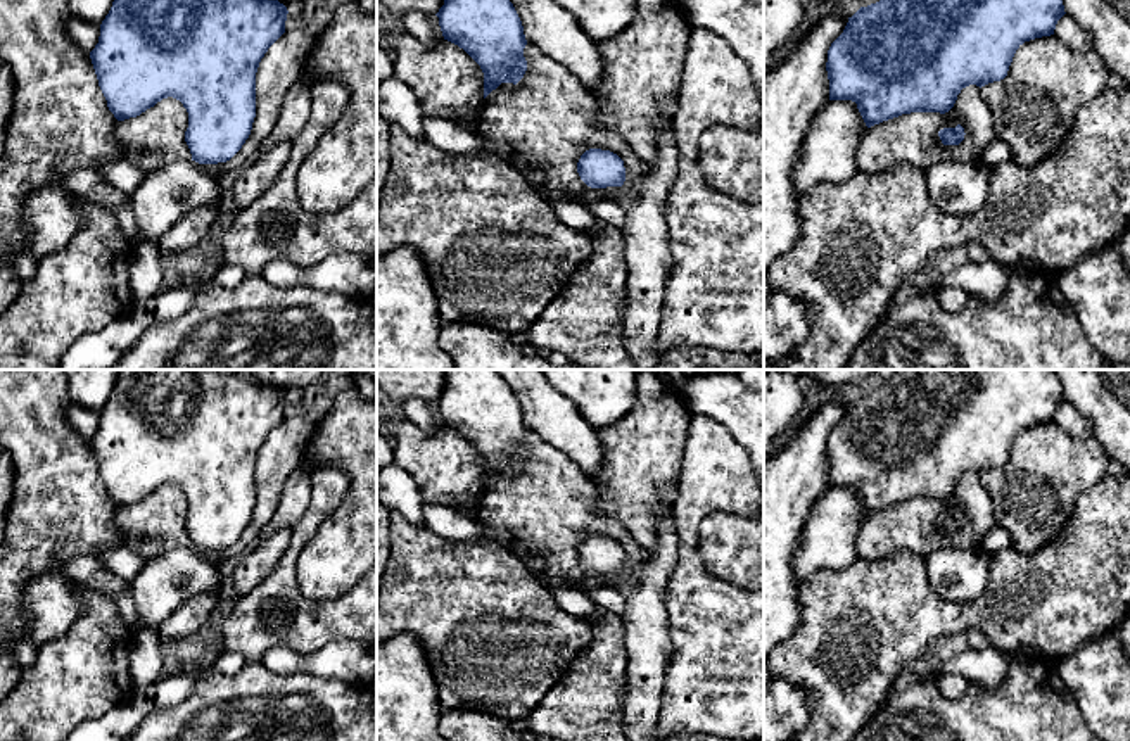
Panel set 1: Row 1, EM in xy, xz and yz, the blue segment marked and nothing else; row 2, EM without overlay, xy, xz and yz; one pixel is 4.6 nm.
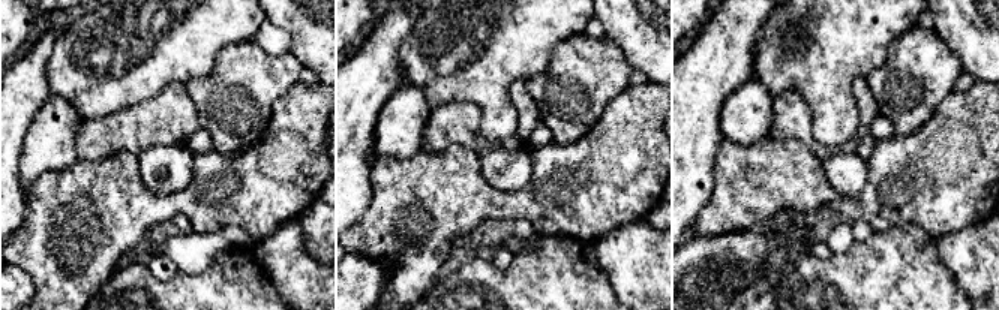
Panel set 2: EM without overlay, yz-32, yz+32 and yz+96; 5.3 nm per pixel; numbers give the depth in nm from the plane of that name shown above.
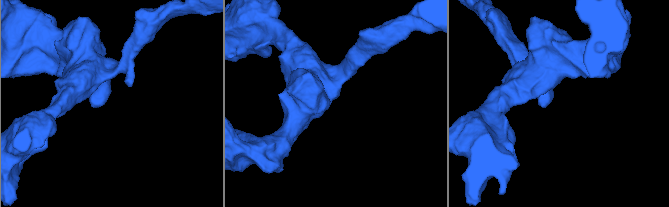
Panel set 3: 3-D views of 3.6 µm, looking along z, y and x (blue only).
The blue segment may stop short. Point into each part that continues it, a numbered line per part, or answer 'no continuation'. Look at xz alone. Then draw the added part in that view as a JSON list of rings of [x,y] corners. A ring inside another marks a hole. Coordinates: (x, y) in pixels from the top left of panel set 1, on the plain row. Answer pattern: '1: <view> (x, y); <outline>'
no continuation

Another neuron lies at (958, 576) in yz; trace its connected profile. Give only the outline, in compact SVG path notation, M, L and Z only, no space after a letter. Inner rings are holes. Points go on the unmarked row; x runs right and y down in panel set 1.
M940 548L924 561L930 586L947 601L973 601L983 594L988 584L990 556L981 548Z

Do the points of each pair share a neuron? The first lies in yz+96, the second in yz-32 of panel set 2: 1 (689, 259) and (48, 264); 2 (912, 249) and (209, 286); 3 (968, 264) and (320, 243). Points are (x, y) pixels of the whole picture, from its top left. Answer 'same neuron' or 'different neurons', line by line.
1: different neurons
2: same neuron
3: different neurons

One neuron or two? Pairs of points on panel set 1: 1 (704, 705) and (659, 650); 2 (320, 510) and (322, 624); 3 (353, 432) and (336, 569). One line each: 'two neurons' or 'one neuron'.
1: two neurons
2: one neuron
3: one neuron

